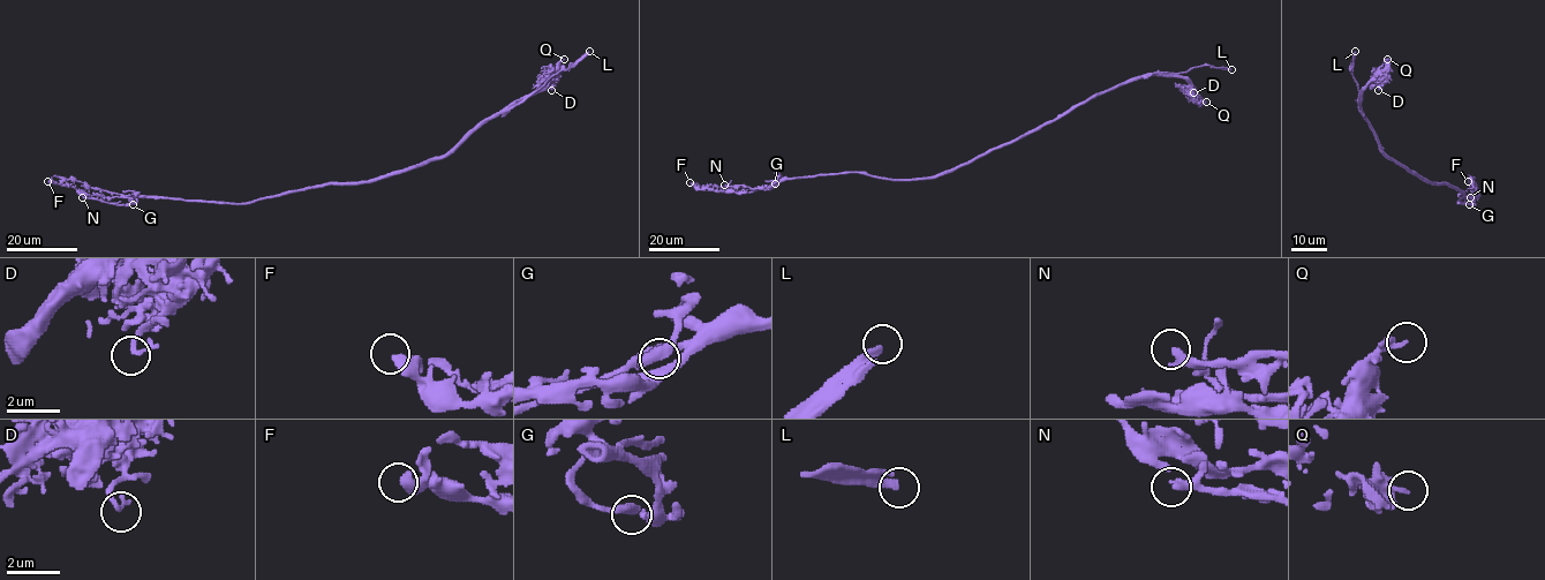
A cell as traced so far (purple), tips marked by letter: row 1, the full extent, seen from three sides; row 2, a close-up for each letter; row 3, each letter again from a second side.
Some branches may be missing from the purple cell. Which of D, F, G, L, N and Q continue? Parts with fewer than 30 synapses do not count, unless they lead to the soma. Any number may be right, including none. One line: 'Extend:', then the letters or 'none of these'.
Extend: L

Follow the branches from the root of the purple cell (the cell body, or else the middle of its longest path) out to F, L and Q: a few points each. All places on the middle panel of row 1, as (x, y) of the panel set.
F: (985, 155), (919, 179), (821, 173), (783, 178), (740, 193), (695, 188), (690, 182)
L: (985, 155), (1140, 76), (1175, 75), (1204, 65), (1231, 69)
Q: (985, 155), (1140, 76), (1182, 76), (1188, 88), (1206, 102)

